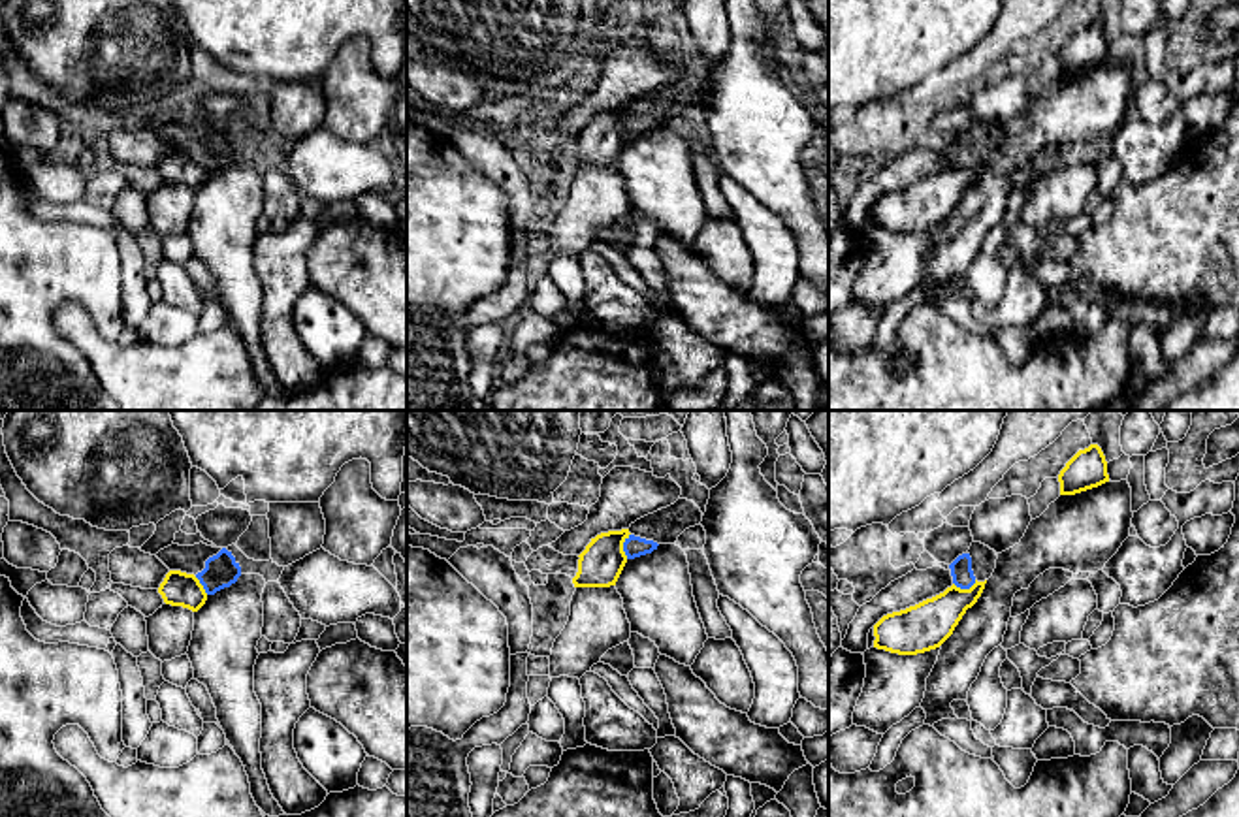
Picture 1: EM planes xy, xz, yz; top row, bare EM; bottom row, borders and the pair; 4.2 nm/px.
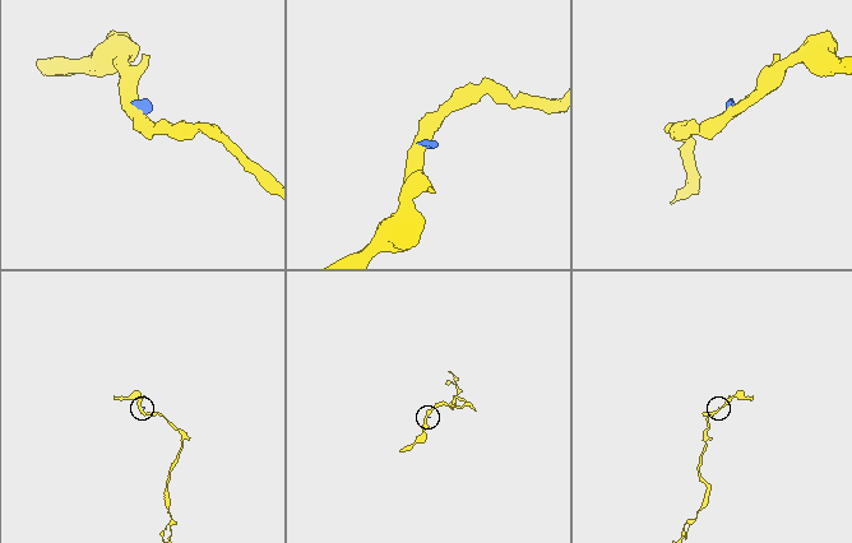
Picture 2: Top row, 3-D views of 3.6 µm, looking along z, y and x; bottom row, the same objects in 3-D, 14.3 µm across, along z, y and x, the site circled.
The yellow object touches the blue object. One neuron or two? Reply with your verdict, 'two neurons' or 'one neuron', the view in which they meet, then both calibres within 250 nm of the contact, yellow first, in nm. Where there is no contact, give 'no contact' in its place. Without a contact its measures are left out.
two neurons; meets yellow in xz; 190 nm thick on the yellow side, 90 nm on the other

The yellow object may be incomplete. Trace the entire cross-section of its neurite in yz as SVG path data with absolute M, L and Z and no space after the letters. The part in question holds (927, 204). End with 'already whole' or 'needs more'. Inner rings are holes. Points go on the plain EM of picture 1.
M975 158L970 168L953 162L932 177L883 194L874 203L874 226L898 233L917 233L940 226L966 188L977 181L985 162L987 158Z | already whole

